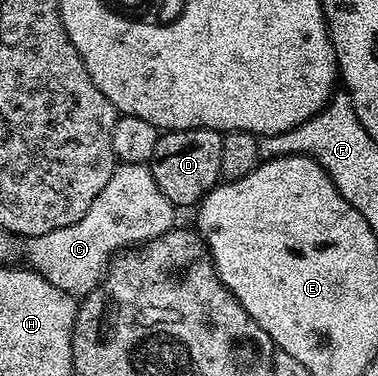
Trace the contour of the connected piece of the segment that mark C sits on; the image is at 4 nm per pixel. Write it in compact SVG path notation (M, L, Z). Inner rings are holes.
M117 163L114 174L110 174L110 182L102 186L102 192L90 202L90 210L74 222L74 226L62 226L62 230L50 230L50 234L29 236L26 244L26 264L33 272L38 273L46 282L58 286L58 290L66 290L66 294L83 298L90 290L94 290L104 278L109 264L114 257L129 249L166 234L177 223L177 209L158 190L158 182L154 182L154 174L148 164Z

